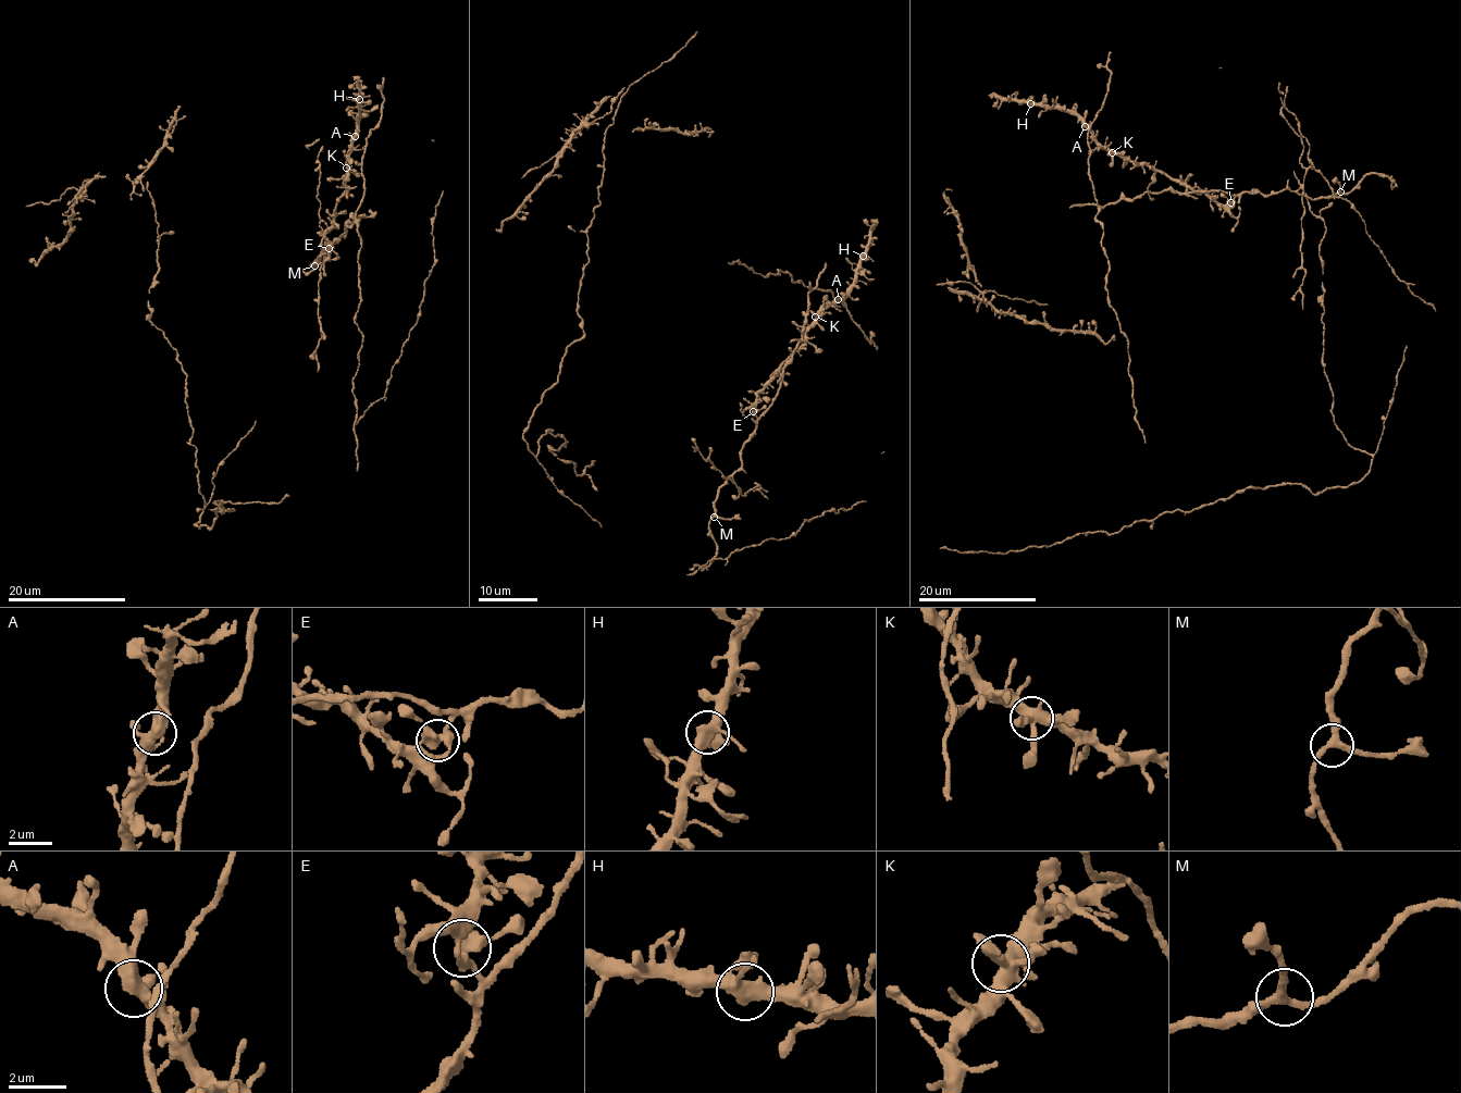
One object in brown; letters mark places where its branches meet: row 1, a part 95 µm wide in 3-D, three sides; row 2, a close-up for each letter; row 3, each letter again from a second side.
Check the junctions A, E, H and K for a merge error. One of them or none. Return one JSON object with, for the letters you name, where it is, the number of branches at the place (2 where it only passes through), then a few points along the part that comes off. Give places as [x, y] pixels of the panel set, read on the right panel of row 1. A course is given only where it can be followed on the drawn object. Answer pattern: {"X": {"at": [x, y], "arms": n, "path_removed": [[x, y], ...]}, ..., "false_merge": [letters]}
{"E": {"at": [1230, 202], "arms": 3, "path_removed": [[1230, 203], [1220, 191], [1148, 191], [1096, 216], [1146, 443]]}, "false_merge": ["E"]}

